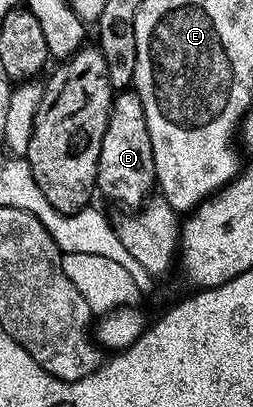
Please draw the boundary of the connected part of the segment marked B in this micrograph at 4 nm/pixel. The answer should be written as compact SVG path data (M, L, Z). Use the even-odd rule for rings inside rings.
M133 90L120 91L112 99L109 122L105 126L105 138L99 151L98 195L115 204L124 204L124 209L135 210L152 195L155 187L153 142L149 142L145 106L141 106L141 98Z

